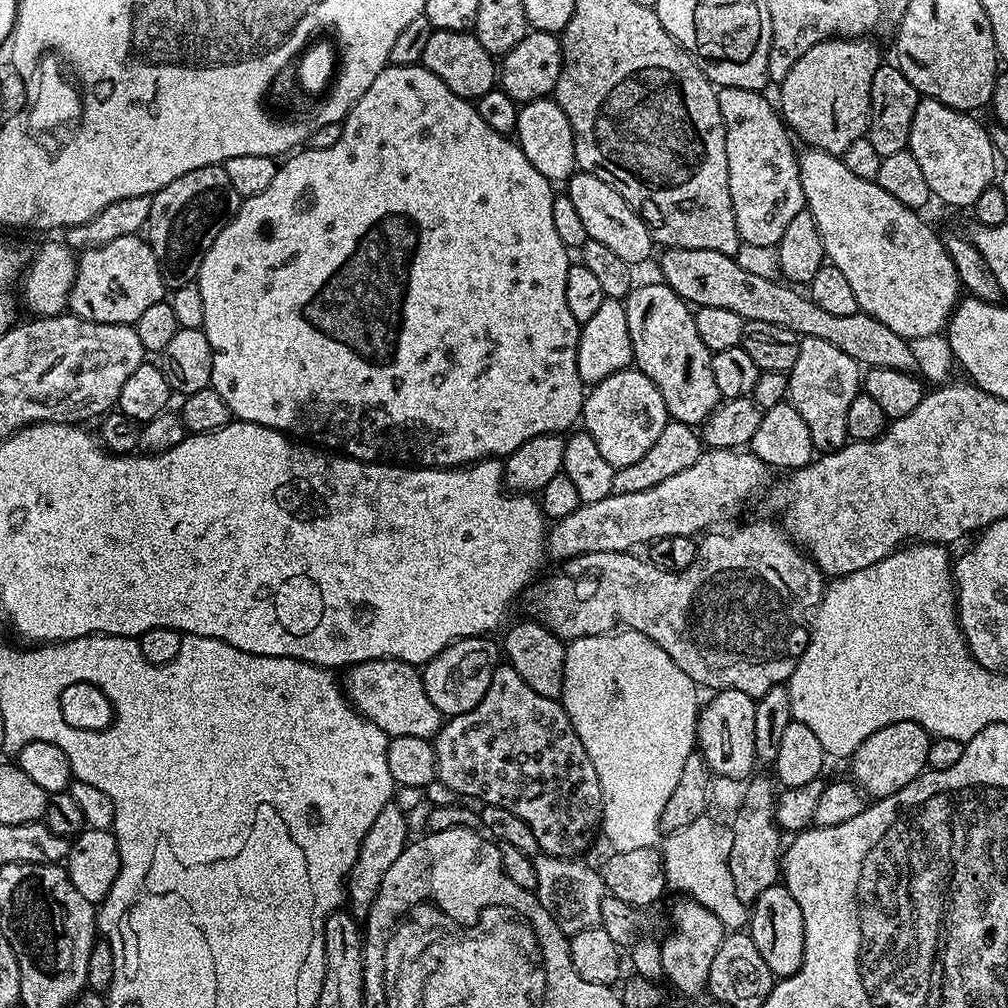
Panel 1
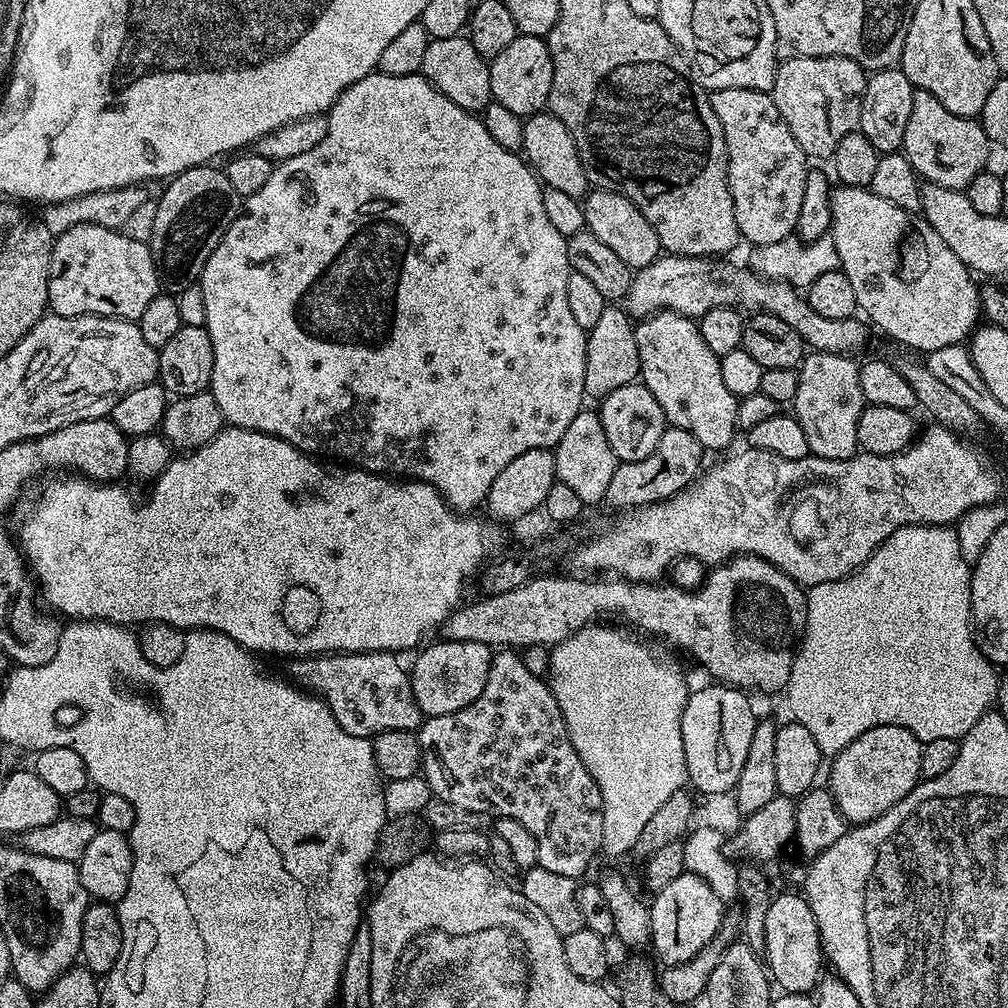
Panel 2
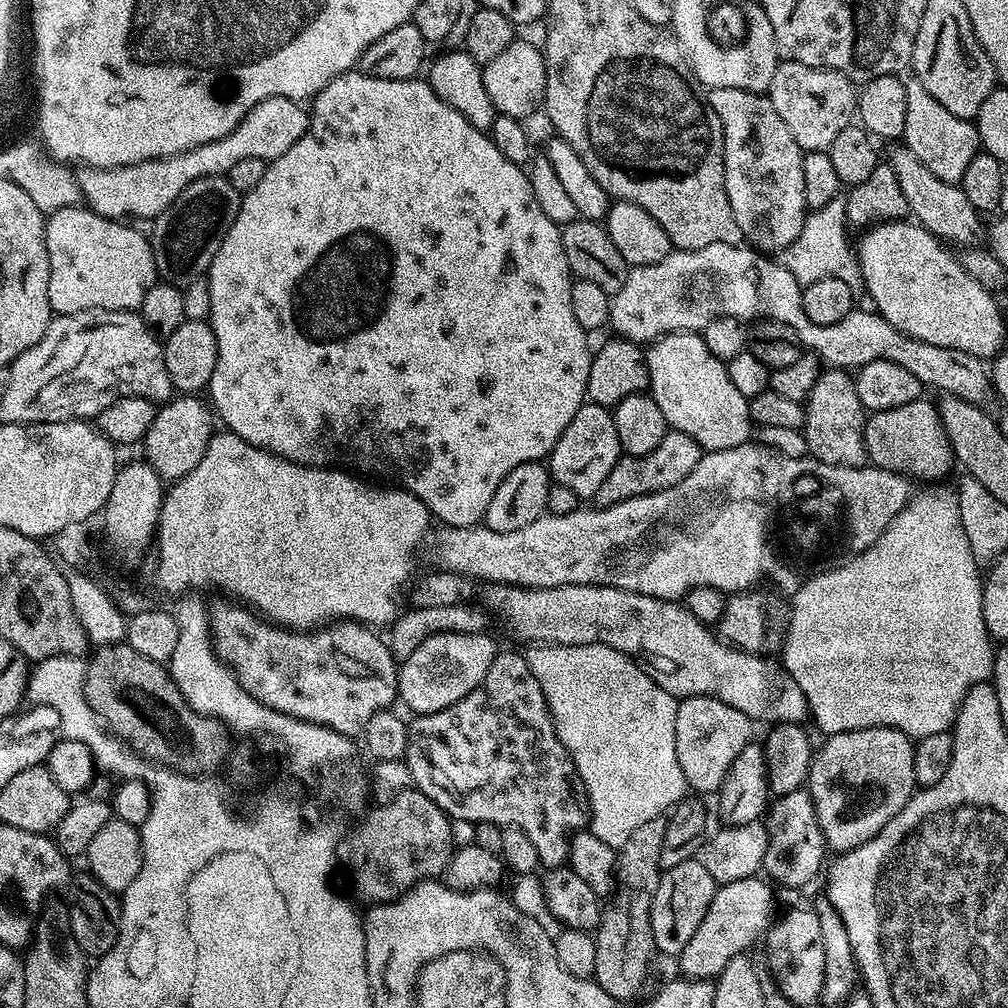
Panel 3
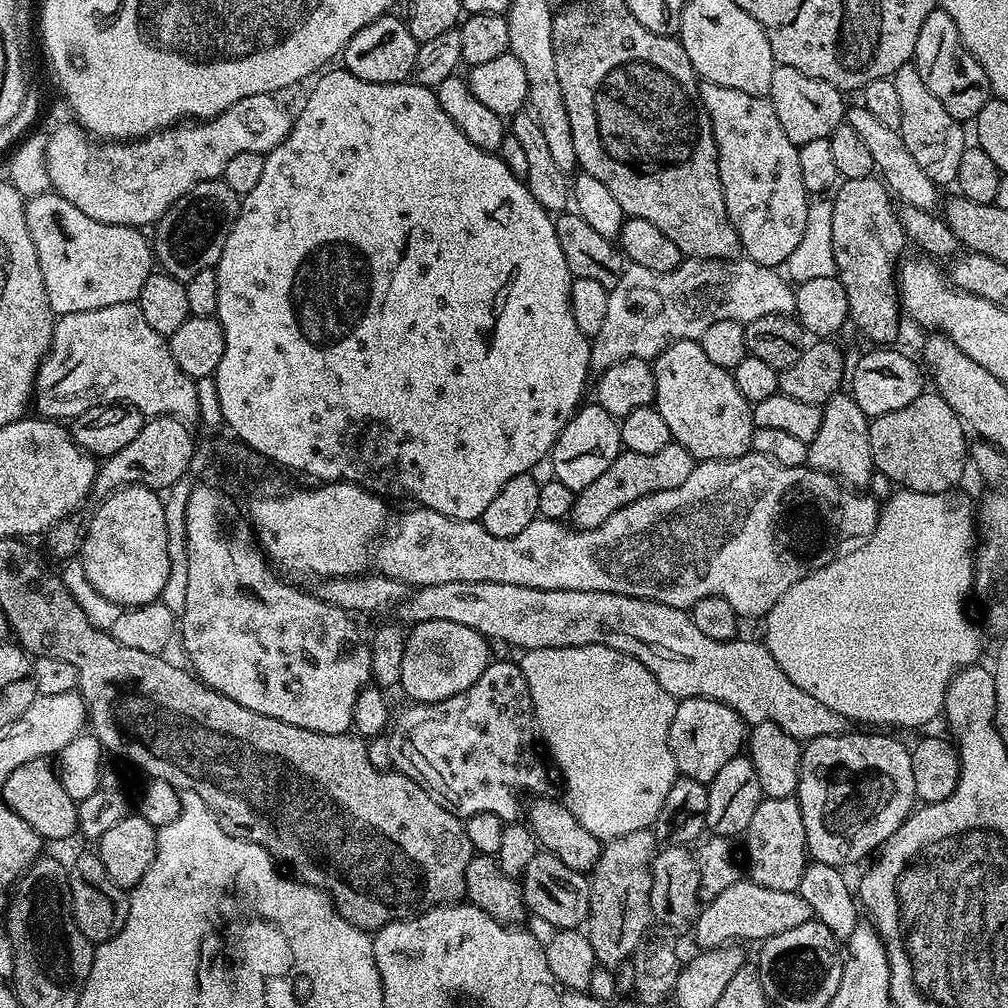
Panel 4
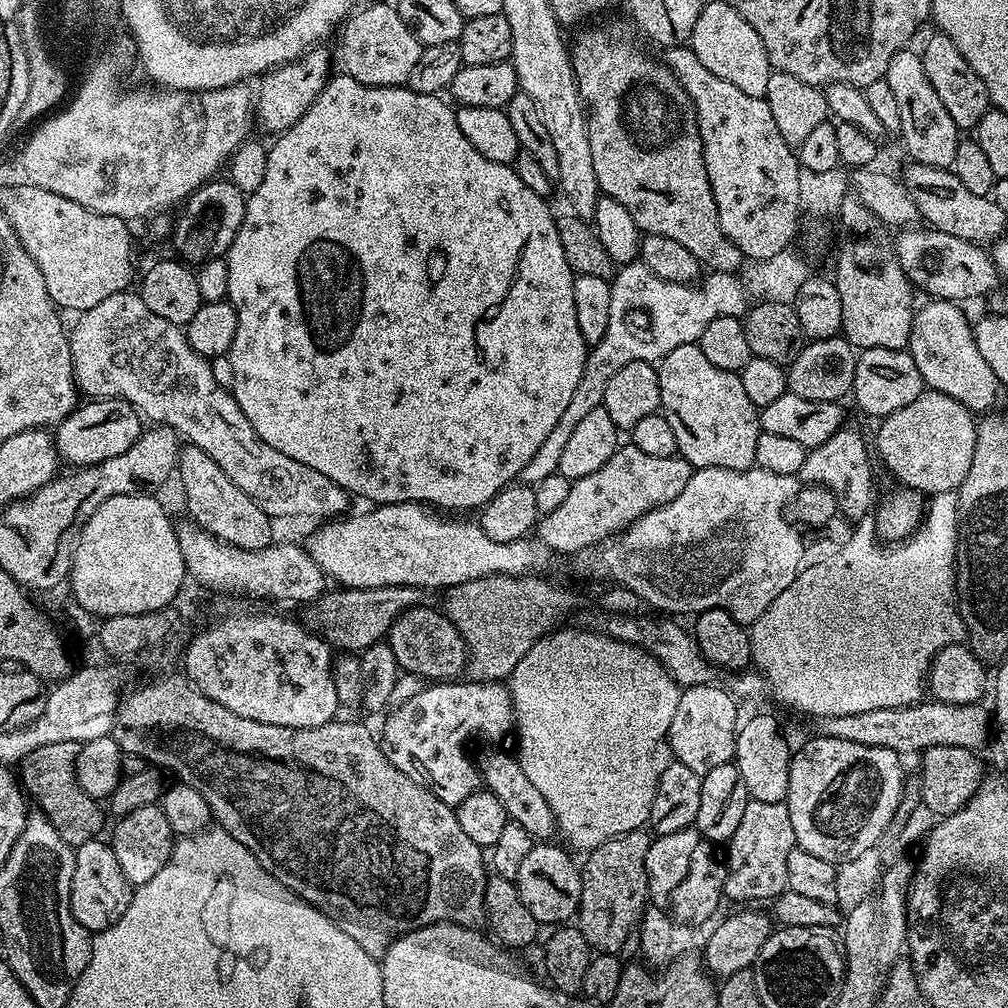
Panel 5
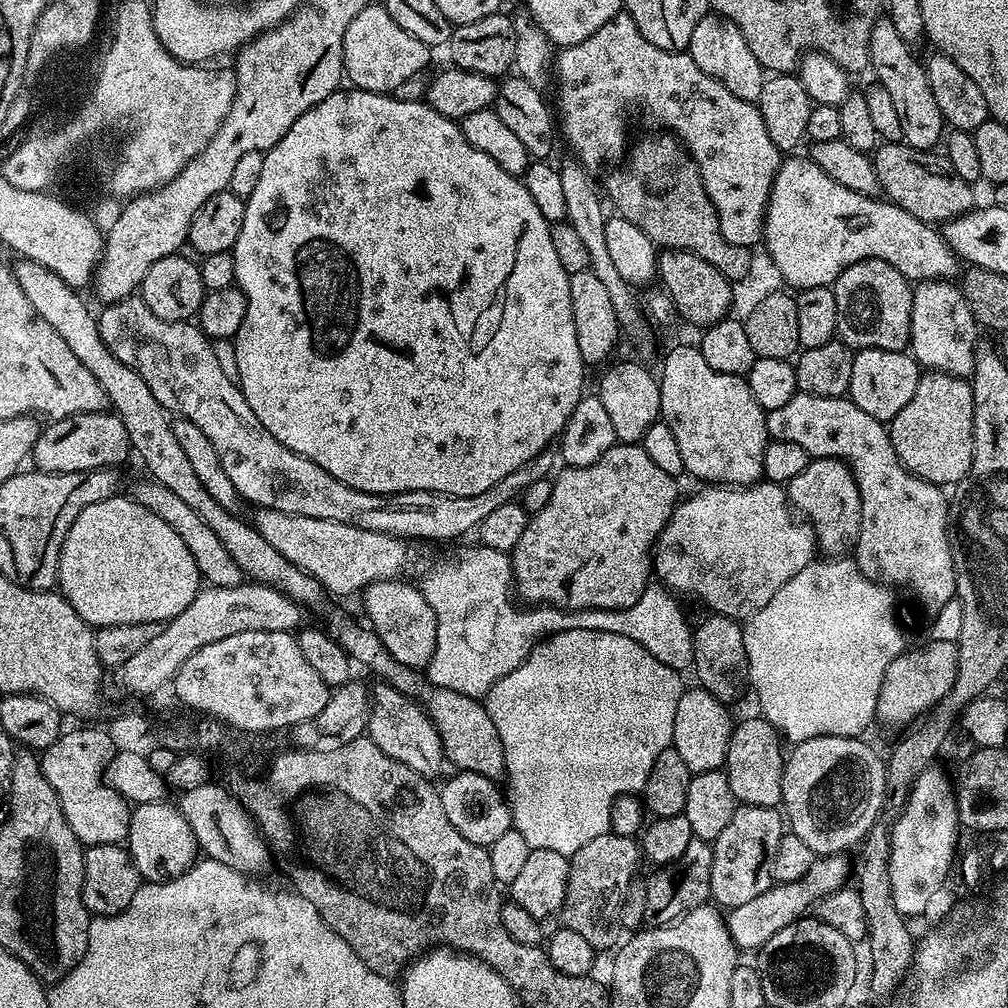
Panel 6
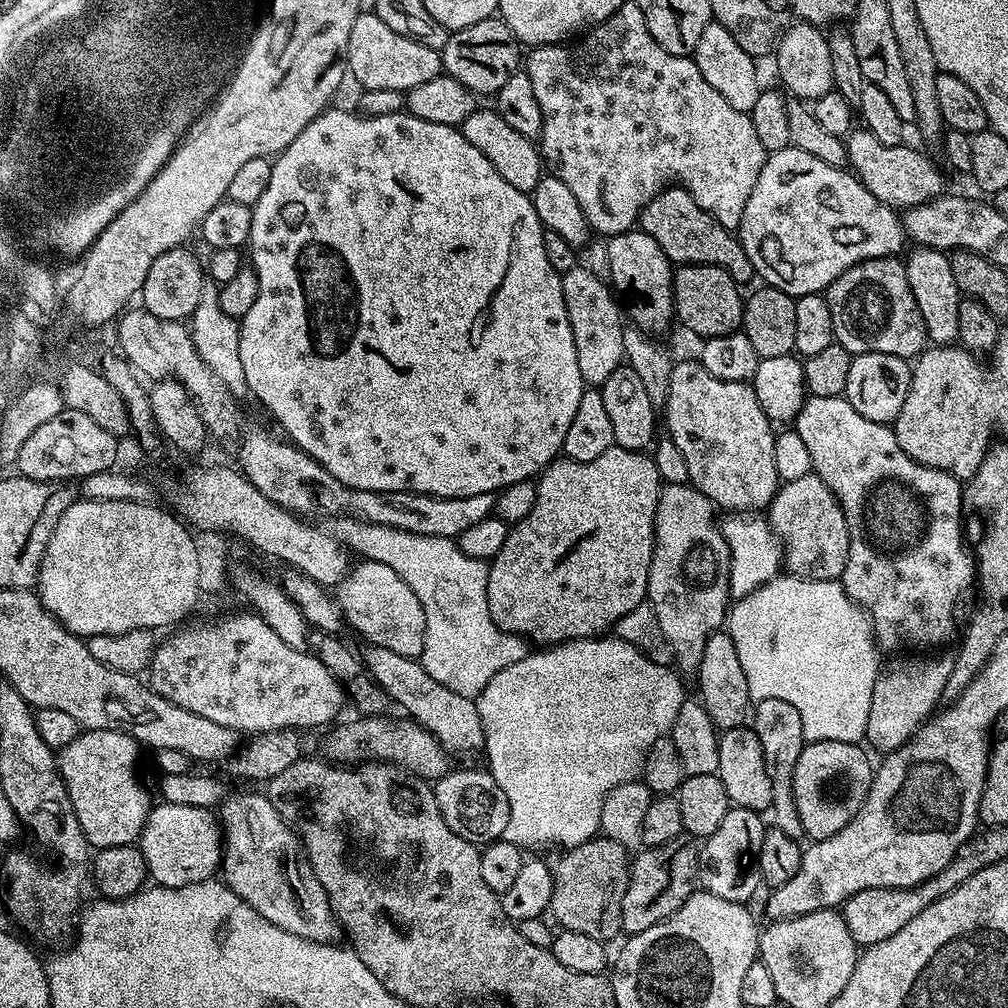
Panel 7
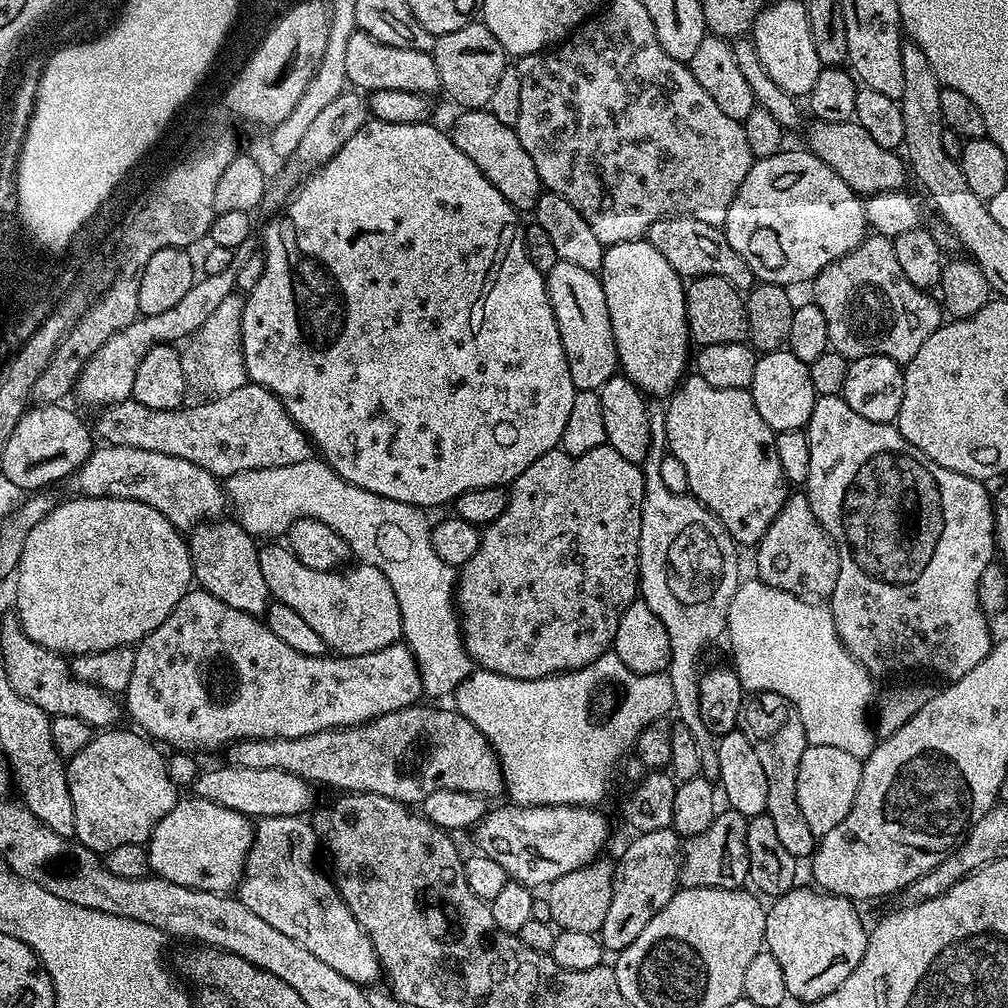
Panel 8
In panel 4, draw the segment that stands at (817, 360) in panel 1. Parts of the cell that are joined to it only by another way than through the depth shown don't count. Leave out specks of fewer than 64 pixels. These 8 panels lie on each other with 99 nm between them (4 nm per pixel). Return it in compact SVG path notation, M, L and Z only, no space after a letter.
M841 390L822 405L822 422L818 434L808 441L807 467L816 468L844 481L849 486L868 486L874 477L870 454L870 417L847 391Z

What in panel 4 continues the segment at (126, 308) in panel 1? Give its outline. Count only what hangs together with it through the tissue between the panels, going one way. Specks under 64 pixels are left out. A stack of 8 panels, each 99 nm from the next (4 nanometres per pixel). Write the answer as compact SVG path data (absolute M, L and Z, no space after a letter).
M51 190L31 197L24 213L38 250L46 298L57 317L139 301L142 286L154 270L152 245L141 229L86 218L78 206Z

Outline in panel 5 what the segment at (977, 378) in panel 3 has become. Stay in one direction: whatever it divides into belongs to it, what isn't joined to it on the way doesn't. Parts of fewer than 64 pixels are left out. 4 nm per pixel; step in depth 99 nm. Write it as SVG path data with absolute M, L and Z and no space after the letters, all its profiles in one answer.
M633 262L623 265L611 277L610 283L612 285L610 323L606 326L606 334L602 334L600 341L589 347L588 357L582 370L582 378L578 378L578 387L575 388L570 403L566 405L566 411L562 414L562 418L558 418L554 430L550 430L546 442L542 442L542 446L538 446L538 454L534 454L534 458L530 458L530 462L526 462L526 466L522 466L518 477L519 483L535 486L538 482L542 482L542 478L550 478L550 474L559 472L562 450L568 444L572 431L582 423L584 415L590 414L590 410L603 405L606 385L610 383L610 378L614 378L614 374L618 374L618 370L622 370L622 366L626 366L626 362L642 362L643 360L659 362L664 359L666 354L670 354L670 350L678 350L678 346L683 344L697 343L702 330L706 330L706 326L710 326L710 322L714 322L714 318L743 317L750 307L750 293L745 287L745 281L739 275L731 272L709 271L699 282L679 284L678 282L666 282L662 278L658 278L658 274L651 272L645 264Z

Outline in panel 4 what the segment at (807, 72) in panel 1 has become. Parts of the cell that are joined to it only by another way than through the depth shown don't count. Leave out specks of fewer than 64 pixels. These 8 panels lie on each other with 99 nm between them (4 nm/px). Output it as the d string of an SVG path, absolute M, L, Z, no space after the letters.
M776 65L770 78L767 99L772 101L778 122L782 122L782 130L786 130L786 138L797 146L829 139L832 131L846 120L845 93L830 86L830 82L822 82L822 78L810 78L810 74L794 70L794 66Z

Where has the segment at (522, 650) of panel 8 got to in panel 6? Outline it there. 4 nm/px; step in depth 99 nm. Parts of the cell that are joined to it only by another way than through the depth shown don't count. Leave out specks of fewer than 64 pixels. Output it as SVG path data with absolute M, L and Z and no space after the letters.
M617 442L613 448L606 450L598 462L590 462L590 466L578 466L577 468L565 467L560 477L552 480L552 493L550 502L542 506L542 510L531 513L528 525L522 538L518 538L518 546L514 546L510 553L512 562L512 578L514 581L514 592L521 601L529 605L549 604L562 610L618 610L634 605L654 576L654 549L668 524L672 512L678 503L676 496L677 477L666 474L659 466L654 466L653 460L646 455L646 450L639 443L622 444Z

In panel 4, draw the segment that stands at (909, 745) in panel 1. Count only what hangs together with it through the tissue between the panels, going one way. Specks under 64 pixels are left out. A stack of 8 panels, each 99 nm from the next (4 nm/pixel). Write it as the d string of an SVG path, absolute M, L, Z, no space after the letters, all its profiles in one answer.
M849 730L836 736L814 738L803 745L800 753L800 777L795 798L802 810L802 824L806 826L808 855L815 863L835 868L852 864L863 856L871 857L880 845L902 826L917 803L914 790L914 770L909 745L883 736L880 730Z

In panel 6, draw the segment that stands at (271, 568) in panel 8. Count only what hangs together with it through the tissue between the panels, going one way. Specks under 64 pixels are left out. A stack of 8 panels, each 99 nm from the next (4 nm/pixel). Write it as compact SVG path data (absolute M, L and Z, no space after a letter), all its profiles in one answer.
M403 579L376 580L369 584L362 593L364 599L364 612L367 623L372 631L378 634L378 638L386 646L386 650L402 666L410 666L417 670L427 669L428 663L432 661L432 655L436 649L436 639L438 638L438 626L434 618L434 610L430 610L430 602L426 602L424 595L420 593L419 587L415 583L403 584Z

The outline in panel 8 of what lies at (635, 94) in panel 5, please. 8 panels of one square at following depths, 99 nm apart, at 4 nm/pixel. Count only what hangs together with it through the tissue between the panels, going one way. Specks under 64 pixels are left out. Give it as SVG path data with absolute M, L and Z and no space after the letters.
M667 216L654 226L650 226L647 242L674 266L674 270L681 278L695 278L698 276L717 276L726 278L730 286L741 290L748 290L757 283L756 275L750 270L746 258L730 246L723 227L715 228L710 222L698 222L698 218L689 216Z

